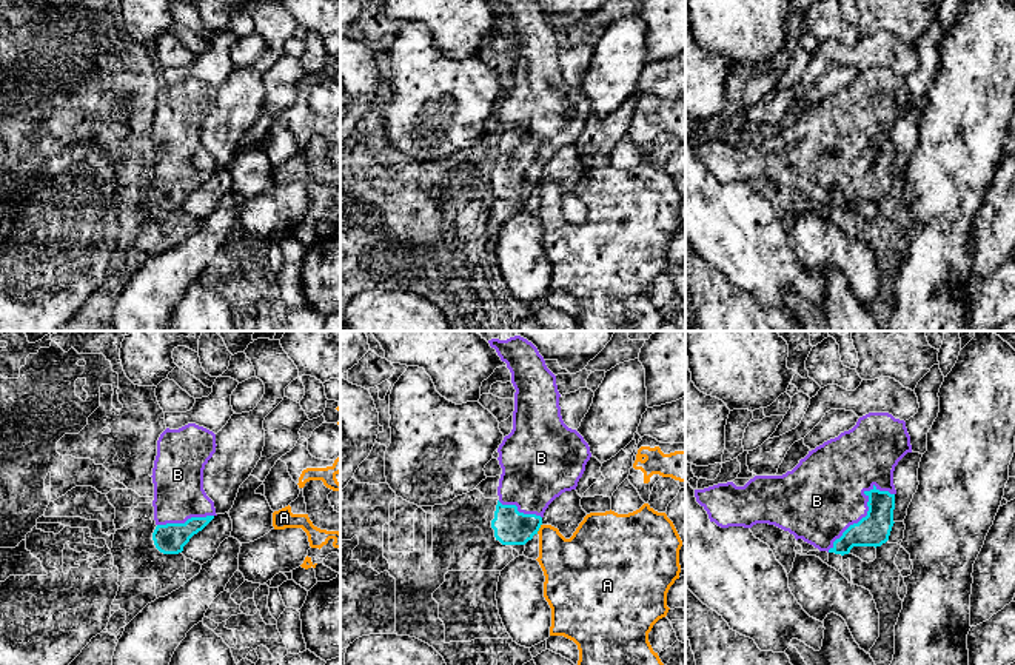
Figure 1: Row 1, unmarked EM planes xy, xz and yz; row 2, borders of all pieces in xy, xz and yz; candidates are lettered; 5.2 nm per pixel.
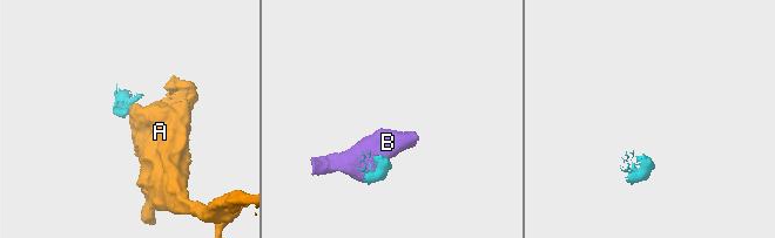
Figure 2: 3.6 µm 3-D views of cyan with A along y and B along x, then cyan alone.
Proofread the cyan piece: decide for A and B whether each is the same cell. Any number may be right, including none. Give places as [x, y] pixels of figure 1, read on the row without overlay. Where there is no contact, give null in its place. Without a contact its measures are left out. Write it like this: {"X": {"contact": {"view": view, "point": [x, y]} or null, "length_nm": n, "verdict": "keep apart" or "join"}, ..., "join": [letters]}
{"A": {"contact": {"view": "xz", "point": [539, 182]}, "length_nm": 60, "verdict": "keep apart"}, "B": {"contact": {"view": "yz", "point": [869, 165]}, "length_nm": 460, "verdict": "join"}, "join": ["B"]}

